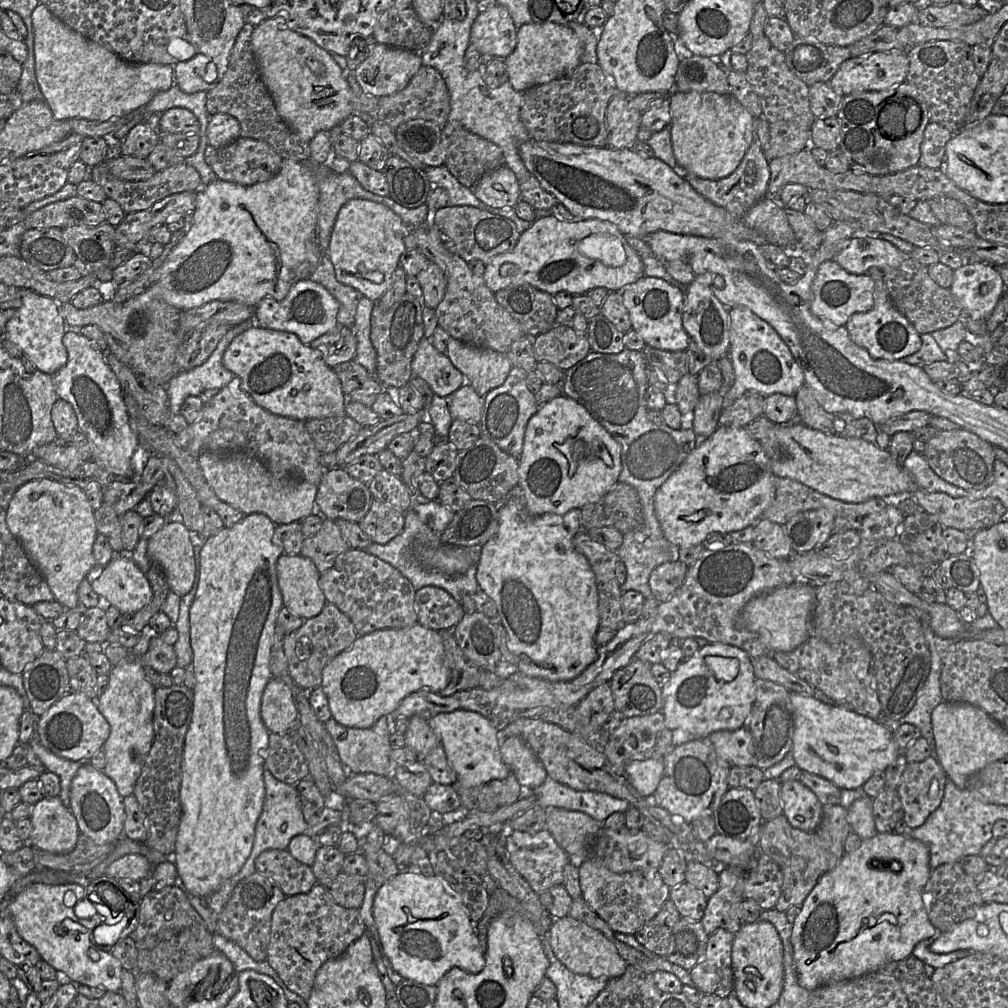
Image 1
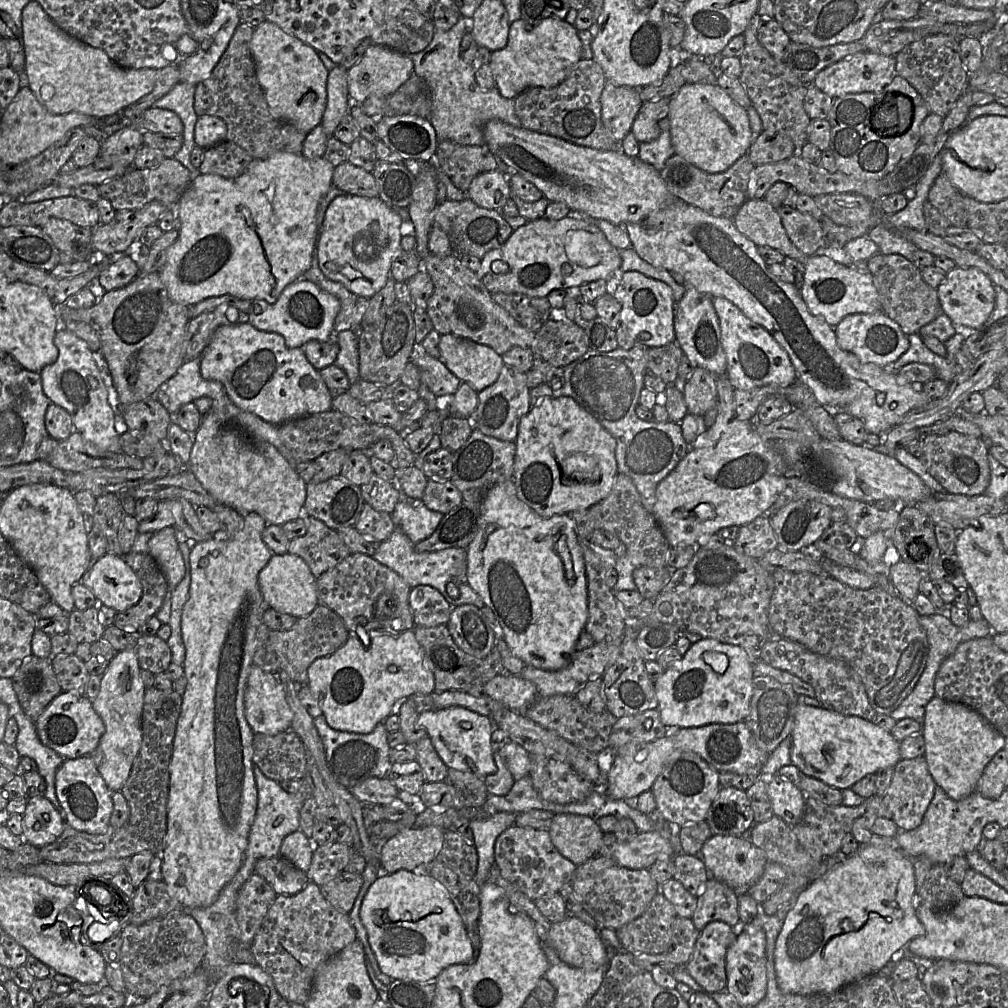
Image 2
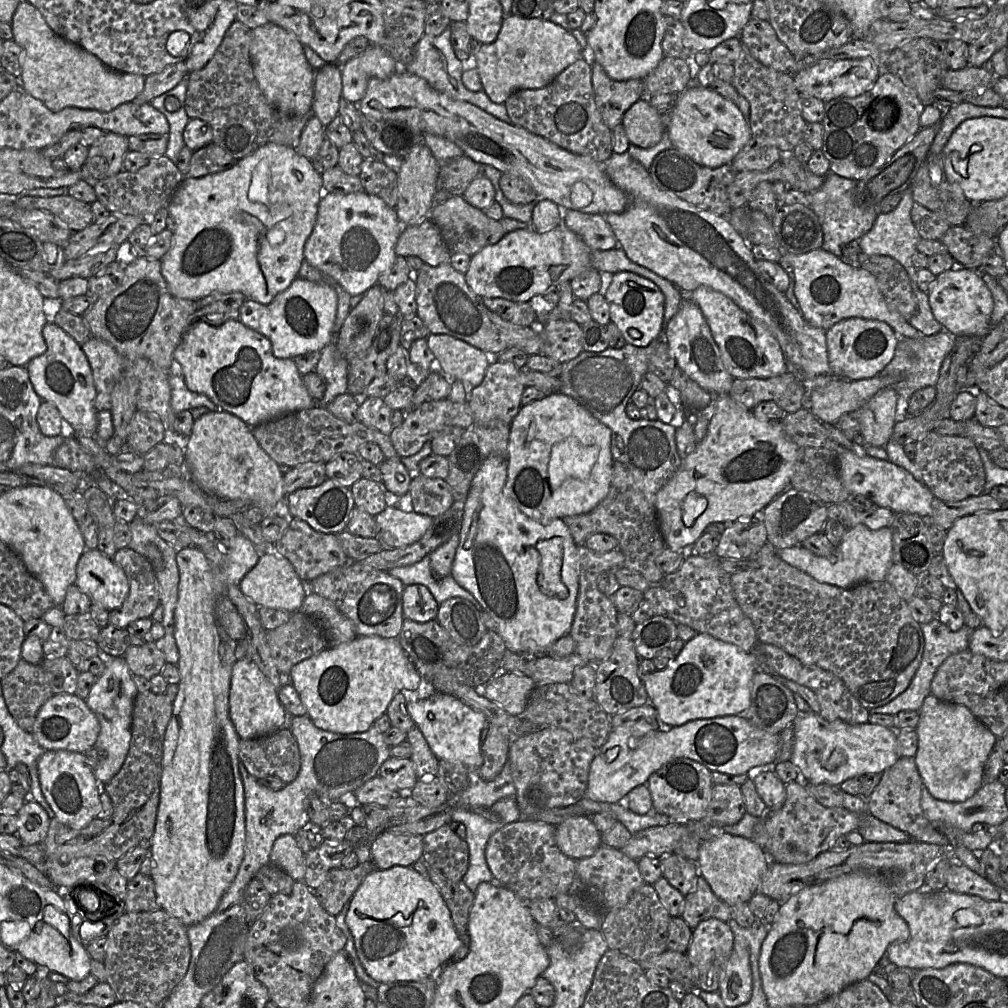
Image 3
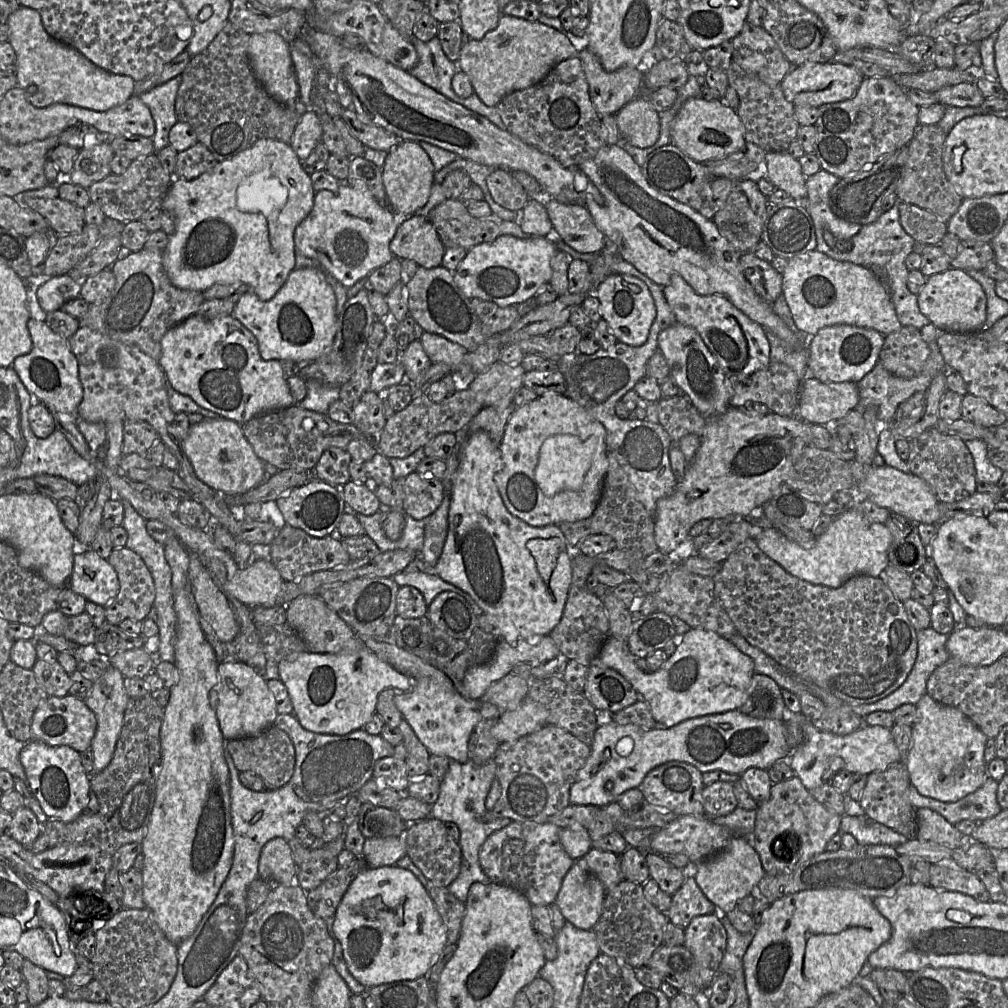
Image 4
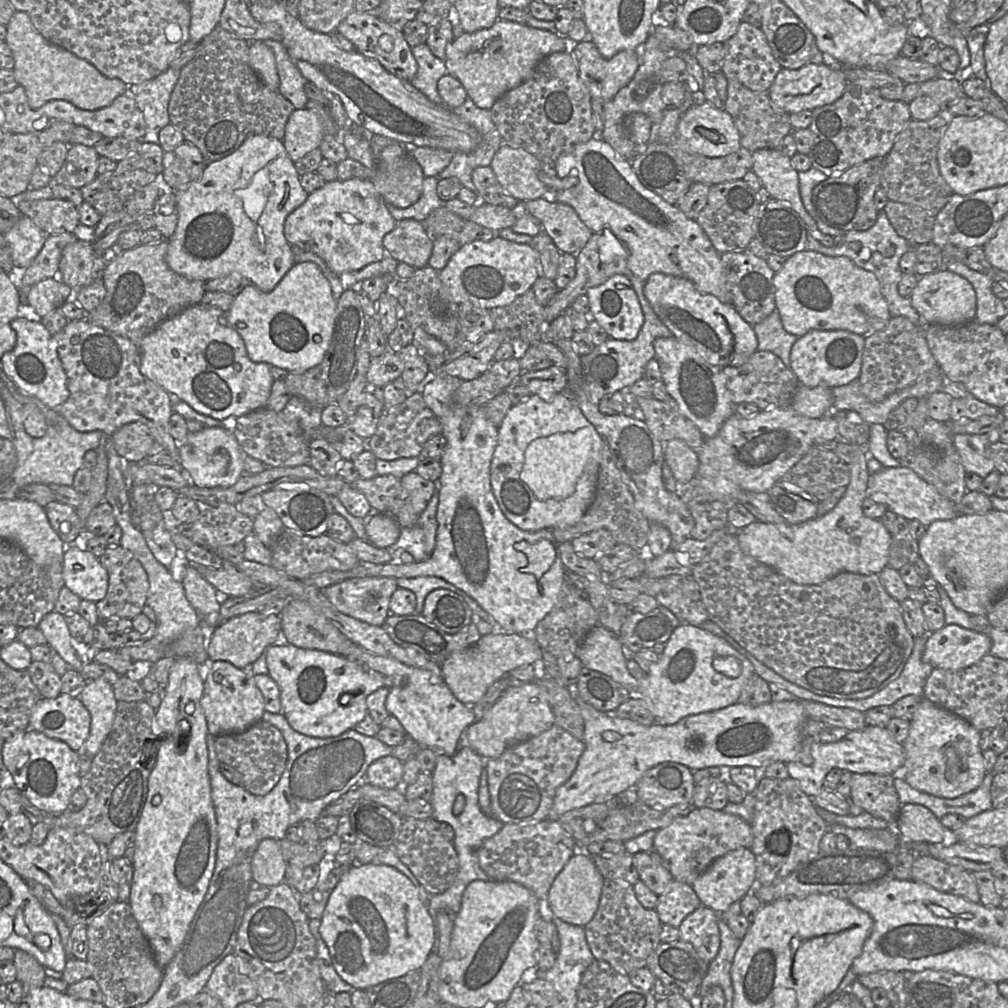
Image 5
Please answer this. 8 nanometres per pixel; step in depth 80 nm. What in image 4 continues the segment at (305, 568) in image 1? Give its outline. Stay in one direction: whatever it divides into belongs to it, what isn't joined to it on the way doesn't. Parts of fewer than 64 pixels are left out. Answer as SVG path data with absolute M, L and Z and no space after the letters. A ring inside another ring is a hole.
M257 560L245 569L238 569L226 584L226 590L250 608L272 608L277 605L277 597L285 581L271 560Z

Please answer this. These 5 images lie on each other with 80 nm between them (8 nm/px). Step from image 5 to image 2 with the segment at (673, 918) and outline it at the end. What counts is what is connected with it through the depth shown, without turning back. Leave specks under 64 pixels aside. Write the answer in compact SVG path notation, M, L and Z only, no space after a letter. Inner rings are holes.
M709 878L697 896L697 906L691 920L699 931L713 921L721 921L734 928L741 925L738 902L739 896L730 887Z

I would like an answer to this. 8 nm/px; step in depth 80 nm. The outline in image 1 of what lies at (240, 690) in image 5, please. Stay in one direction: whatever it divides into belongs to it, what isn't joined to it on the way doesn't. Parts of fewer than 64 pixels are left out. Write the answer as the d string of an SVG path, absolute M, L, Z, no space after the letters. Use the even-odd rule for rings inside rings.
M273 677L267 683L261 698L260 715L270 733L289 733L298 718L298 711L291 690L281 680Z

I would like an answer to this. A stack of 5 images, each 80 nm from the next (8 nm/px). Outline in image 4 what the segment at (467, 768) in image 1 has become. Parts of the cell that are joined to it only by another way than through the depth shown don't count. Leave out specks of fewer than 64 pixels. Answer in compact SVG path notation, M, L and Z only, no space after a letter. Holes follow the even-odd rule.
M410 678L410 679L412 680L412 687L409 688L408 691L405 693L397 694L394 698L394 703L397 709L403 715L404 721L406 721L411 726L411 728L413 729L418 739L421 741L421 743L425 746L425 748L429 751L430 754L445 756L449 758L450 760L456 760L460 763L467 762L470 759L469 750L468 750L469 739L475 727L481 720L481 715L479 711L477 710L479 708L478 702L470 702L470 701L476 701L476 700L467 699L463 697L461 694L459 694L457 691L455 691L453 688L447 688L446 685L442 685L441 683L439 683L438 681L434 679L430 679L430 678Z

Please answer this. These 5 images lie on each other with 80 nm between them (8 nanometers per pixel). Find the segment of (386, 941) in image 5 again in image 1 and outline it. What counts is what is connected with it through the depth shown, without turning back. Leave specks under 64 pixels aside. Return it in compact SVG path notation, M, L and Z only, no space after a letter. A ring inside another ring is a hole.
M413 872L398 873L378 888L373 900L372 913L382 950L393 969L404 979L437 985L453 967L476 974L485 966L485 953L472 927L468 909L461 896L440 876Z

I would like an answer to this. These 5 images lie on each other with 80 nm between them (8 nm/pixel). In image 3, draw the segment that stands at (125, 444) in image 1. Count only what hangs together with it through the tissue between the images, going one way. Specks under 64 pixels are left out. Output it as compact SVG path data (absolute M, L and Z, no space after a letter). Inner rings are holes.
M53 323L45 325L43 337L47 344L46 352L32 359L26 366L35 392L43 401L58 408L73 431L95 438L98 425L98 412L94 405L96 389L91 366L81 345Z

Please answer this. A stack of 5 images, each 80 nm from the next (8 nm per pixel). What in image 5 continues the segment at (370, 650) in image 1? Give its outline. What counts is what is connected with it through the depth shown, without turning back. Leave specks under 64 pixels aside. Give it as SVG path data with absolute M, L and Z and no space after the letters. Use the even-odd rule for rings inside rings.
M272 645L264 652L268 675L280 689L281 714L297 732L315 738L330 738L354 729L367 715L367 697L379 688L390 688L392 680L370 669L365 664L350 661L319 650L301 649L296 646Z

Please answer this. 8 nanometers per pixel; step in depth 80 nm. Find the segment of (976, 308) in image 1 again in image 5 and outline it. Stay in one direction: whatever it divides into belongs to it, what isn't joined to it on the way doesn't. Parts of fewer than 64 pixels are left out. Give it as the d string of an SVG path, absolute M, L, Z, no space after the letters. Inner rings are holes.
M941 270L918 277L918 283L910 299L913 308L922 317L924 323L955 326L974 321L976 293L967 279L948 270Z

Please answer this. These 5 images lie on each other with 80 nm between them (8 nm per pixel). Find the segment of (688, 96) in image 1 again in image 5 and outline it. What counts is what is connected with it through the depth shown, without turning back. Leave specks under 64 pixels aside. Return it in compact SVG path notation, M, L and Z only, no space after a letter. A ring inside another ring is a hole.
M706 101L692 104L683 114L677 125L677 139L680 147L687 152L709 158L726 156L741 148L740 134L732 117L722 108Z

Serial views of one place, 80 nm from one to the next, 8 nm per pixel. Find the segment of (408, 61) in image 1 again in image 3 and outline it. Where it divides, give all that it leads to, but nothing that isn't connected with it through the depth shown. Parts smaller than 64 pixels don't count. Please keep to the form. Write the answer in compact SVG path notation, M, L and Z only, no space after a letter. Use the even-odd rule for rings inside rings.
M369 45L368 48L349 60L341 69L342 99L359 103L365 95L372 78L386 78L394 74L400 66L382 48Z

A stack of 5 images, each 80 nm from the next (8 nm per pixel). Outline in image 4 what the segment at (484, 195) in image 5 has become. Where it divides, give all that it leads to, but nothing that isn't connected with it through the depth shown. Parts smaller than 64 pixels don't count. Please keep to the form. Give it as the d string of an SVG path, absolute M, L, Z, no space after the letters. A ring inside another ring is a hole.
M495 169L486 183L494 202L505 209L518 211L529 201L523 186L507 170Z

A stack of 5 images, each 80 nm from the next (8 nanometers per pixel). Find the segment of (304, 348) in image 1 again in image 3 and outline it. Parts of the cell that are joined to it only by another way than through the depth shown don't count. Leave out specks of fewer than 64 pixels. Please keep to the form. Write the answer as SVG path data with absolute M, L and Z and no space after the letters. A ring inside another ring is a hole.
M230 319L220 325L209 325L204 321L190 323L173 357L181 366L189 390L207 396L217 409L234 414L251 427L317 405L305 387L293 358L275 357L270 340L239 320Z

